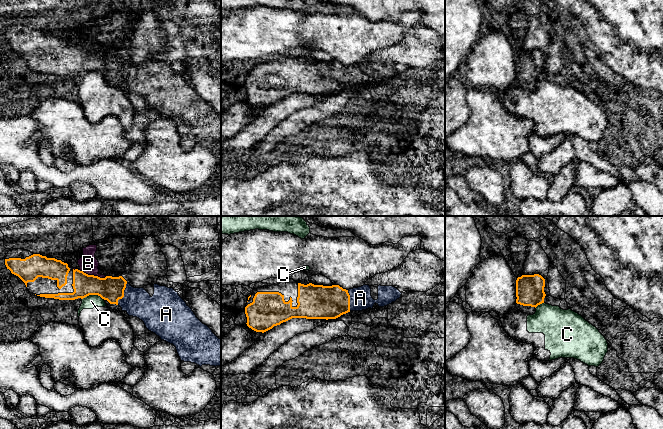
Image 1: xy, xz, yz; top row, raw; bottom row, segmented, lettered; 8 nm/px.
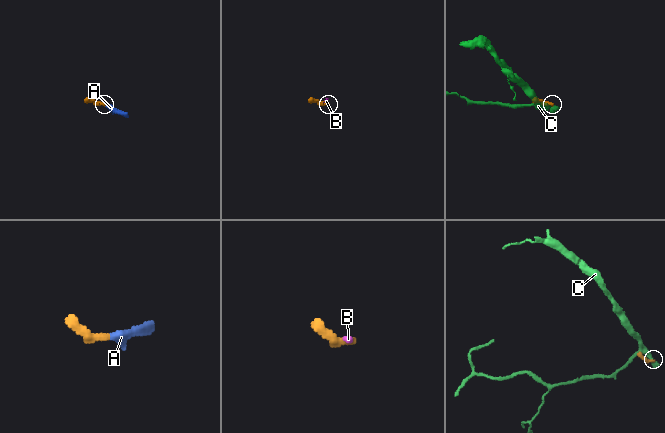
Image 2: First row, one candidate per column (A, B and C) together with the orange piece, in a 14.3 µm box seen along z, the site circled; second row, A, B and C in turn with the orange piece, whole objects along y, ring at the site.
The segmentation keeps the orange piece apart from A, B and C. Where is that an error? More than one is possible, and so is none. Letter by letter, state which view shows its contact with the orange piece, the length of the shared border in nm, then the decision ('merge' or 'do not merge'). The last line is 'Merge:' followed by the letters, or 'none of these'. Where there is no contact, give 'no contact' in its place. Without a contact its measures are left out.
A: xy | 190 nm | merge
B: xy | 280 nm | do not merge
C: xy | 180 nm | do not merge
Merge: A

